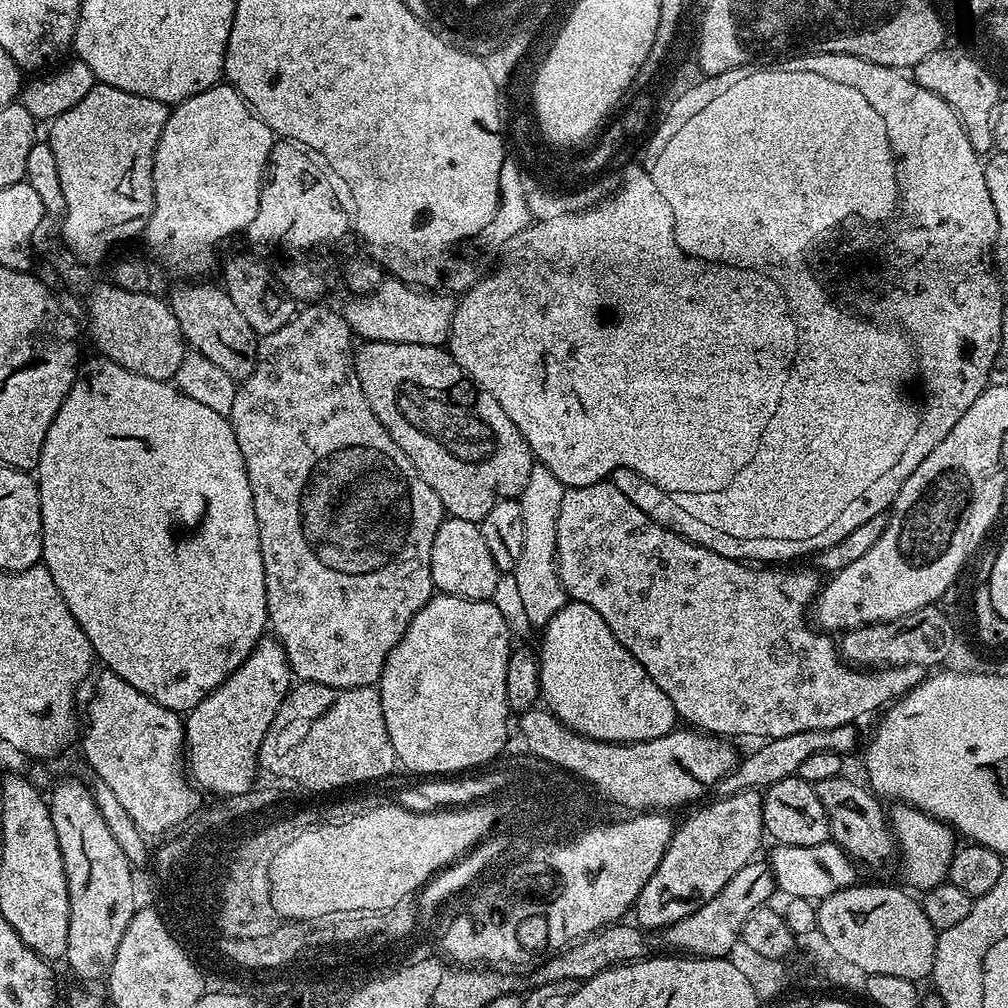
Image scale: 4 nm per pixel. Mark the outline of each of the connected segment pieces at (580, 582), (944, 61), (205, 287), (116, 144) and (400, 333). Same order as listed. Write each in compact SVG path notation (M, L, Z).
M607 479L581 488L569 487L562 498L561 509L558 513L556 568L567 595L573 601L592 606L605 619L606 625L613 631L618 642L644 667L648 677L658 686L658 690L662 690L662 694L670 698L677 717L683 723L684 720L688 723L685 725L714 736L725 738L760 736L759 738L773 740L786 738L786 734L799 734L802 730L826 730L834 726L856 724L863 716L876 711L879 713L893 700L905 696L907 692L924 681L926 669L913 664L907 664L901 668L875 670L861 670L853 665L845 664L840 658L837 645L833 641L831 644L828 641L831 639L817 631L810 620L810 625L808 625L808 620L804 617L807 612L809 615L816 593L822 587L821 577L815 571L812 571L813 573L799 572L798 569L792 567L796 566L753 566L751 563L731 560L714 550L703 548L699 542L693 542L687 536L674 534L658 522L646 518L646 514L642 514L642 510L638 510L638 506L634 506L634 502L630 502L630 498L625 498L619 492L618 486L614 486Z
M951 46L940 48L934 54L926 54L922 62L911 69L910 75L918 86L938 94L942 102L946 102L956 112L960 124L966 130L966 138L970 138L970 146L981 154L993 151L992 117L996 115L996 106L1002 99L1000 88L996 85L997 77L993 75L975 55L968 52L955 52Z
M180 282L168 296L174 316L178 319L185 341L197 352L218 364L233 380L245 380L253 373L259 352L258 333L239 311L228 292L219 285L204 282Z
M96 82L88 94L76 106L71 106L60 117L51 121L52 128L46 136L46 143L50 150L54 150L54 158L58 161L58 182L62 182L62 195L66 197L66 218L62 225L63 231L68 231L71 247L78 249L89 262L104 260L107 256L115 257L123 244L131 242L135 236L145 235L148 232L148 223L154 210L154 154L158 146L158 138L162 134L162 126L166 126L169 105L158 102L154 98L142 98L138 94L126 94L126 90L118 90L109 84Z
M385 278L374 291L352 298L348 305L343 305L342 311L361 341L381 340L439 348L449 343L456 308L457 301L443 291L425 290L405 280Z

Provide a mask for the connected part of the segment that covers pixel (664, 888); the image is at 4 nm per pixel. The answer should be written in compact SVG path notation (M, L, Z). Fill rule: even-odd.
M756 790L739 792L733 796L720 796L713 804L696 812L684 825L672 833L672 840L664 852L662 862L656 867L656 873L642 886L634 905L635 923L641 929L669 928L674 922L694 914L742 866L753 863L756 851L760 848L760 839L765 839L761 793Z

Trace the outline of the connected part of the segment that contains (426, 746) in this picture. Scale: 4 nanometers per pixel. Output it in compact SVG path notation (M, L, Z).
M436 594L426 602L426 606L422 606L422 610L418 610L414 614L406 634L398 642L398 646L394 646L394 650L390 650L378 685L378 691L382 698L382 718L386 718L386 734L390 734L394 754L403 767L405 764L410 771L421 772L419 774L421 777L436 778L441 774L464 774L469 770L491 765L497 759L495 756L503 750L504 743L508 740L510 709L506 698L506 662L513 647L514 639L506 628L505 619L502 618L501 611L492 604L491 600L467 600L457 596Z

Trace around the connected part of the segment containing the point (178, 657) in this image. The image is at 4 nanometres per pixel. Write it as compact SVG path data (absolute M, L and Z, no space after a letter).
M93 356L93 360L85 359L81 363L76 381L70 386L58 414L54 414L54 422L50 422L50 430L46 430L46 442L42 442L42 454L34 469L40 485L42 563L50 570L50 578L54 578L54 586L58 586L58 594L62 594L70 614L74 614L86 638L90 638L95 659L99 663L101 660L107 671L130 682L130 686L142 690L142 694L154 702L172 712L187 714L231 672L242 666L269 627L258 518L254 518L254 498L242 450L238 450L232 422L227 415L202 406L197 399L181 392L175 383L134 374L107 356Z

